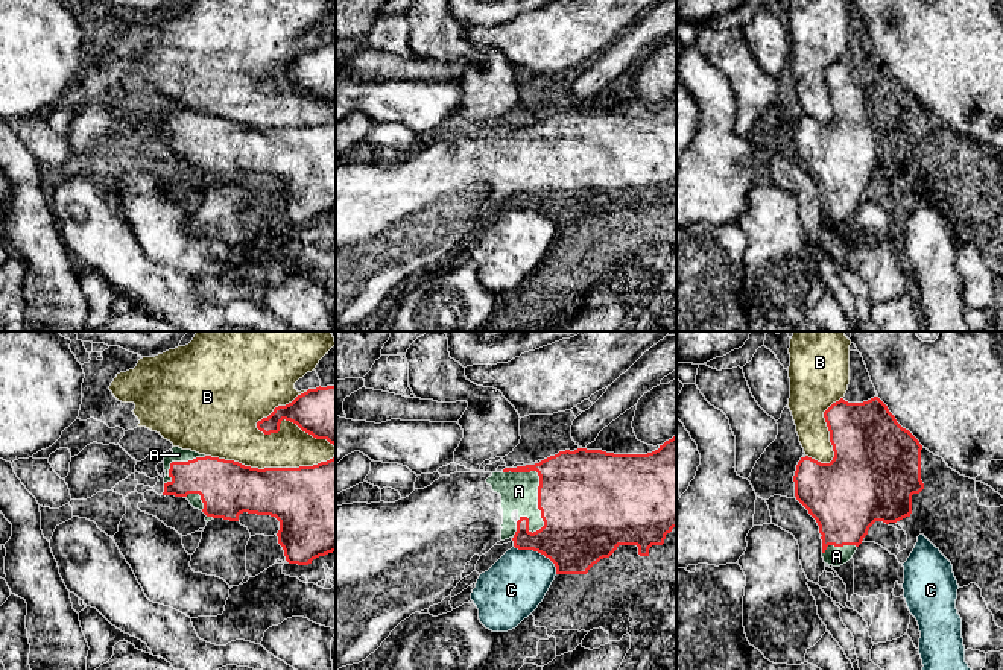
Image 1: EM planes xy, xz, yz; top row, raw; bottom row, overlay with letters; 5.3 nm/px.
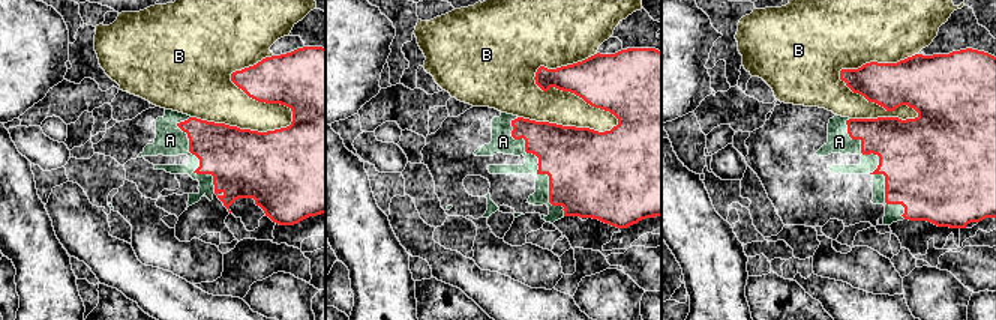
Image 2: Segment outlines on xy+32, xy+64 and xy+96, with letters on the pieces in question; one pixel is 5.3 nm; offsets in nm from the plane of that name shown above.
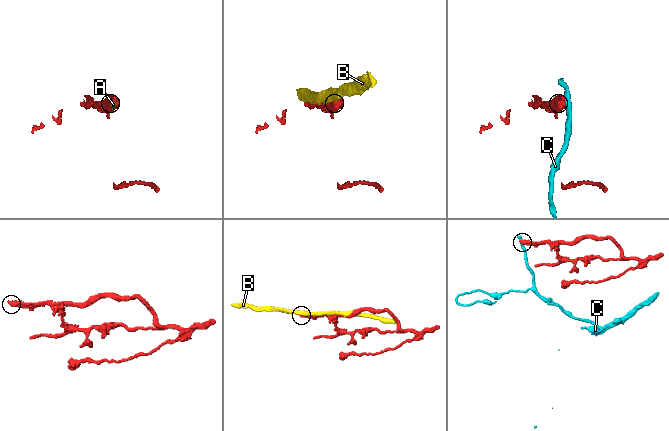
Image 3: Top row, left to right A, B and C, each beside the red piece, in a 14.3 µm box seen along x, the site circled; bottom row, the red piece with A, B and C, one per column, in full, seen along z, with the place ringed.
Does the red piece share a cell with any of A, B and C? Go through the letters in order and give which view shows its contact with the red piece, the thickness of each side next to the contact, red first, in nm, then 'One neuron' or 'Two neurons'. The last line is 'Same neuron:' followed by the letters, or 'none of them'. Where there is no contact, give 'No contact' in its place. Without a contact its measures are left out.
A: Touches red in xz. Thickness 500 nm (red) against 200 nm. One neuron
B: Touches red in xy. Thickness 280 nm (red) against 300 nm. Two neurons
C: Touches red in xz. Thickness 380 nm (red) against 320 nm. Two neurons
Same neuron: A

